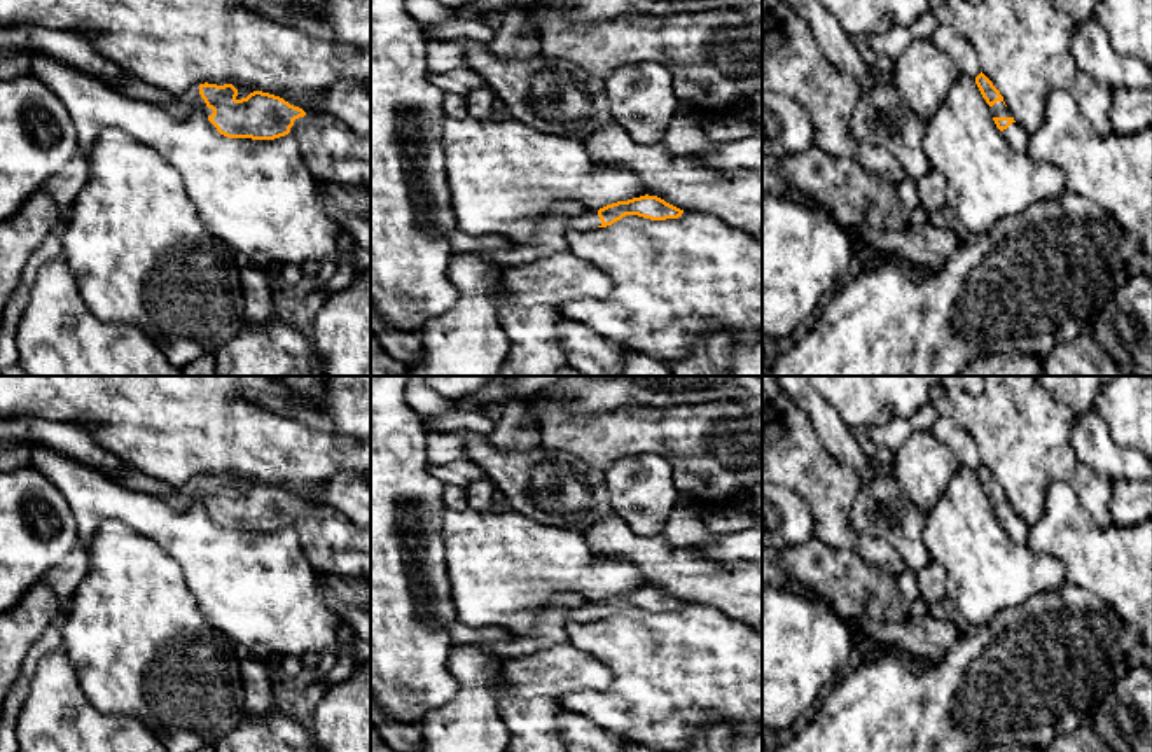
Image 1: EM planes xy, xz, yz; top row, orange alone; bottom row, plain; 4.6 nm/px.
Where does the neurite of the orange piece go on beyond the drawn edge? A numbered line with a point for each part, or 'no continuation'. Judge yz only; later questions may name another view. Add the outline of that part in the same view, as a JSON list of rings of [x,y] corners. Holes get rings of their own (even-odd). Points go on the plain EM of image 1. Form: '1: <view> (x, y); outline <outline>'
1: yz (999, 501); outline [[[996,493],[993,498],[989,498],[989,505],[993,509],[1012,509],[1003,493]]]

